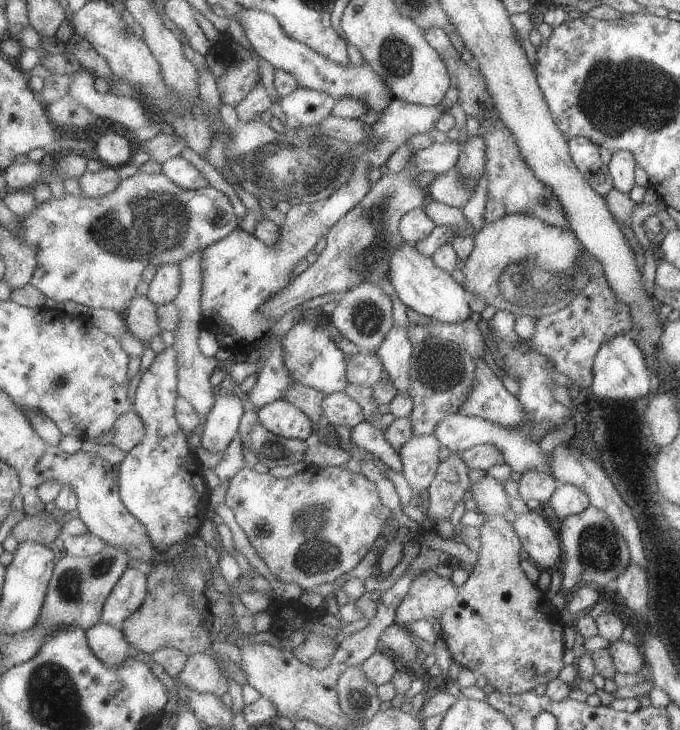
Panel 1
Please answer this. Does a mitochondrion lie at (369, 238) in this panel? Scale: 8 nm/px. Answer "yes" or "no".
yes

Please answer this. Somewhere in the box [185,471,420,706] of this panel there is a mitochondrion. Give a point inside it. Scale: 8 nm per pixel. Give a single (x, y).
(318, 553)

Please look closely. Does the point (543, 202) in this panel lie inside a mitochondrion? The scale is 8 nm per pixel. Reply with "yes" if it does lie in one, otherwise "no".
yes

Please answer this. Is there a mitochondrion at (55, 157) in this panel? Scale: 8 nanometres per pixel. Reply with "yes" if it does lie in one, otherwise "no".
no

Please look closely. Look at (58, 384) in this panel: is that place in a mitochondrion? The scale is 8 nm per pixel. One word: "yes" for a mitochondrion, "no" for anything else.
yes

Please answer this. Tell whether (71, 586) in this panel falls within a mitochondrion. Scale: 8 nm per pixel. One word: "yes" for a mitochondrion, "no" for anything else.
yes

